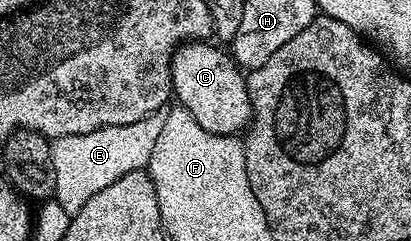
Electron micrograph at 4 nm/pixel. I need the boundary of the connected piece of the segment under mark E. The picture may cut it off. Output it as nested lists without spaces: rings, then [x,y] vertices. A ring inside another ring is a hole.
[[[165,109],[128,125],[105,126],[92,133],[66,135],[52,140],[55,194],[57,203],[70,215],[76,215],[101,189],[129,172],[144,170],[152,159],[154,144],[165,125]]]

